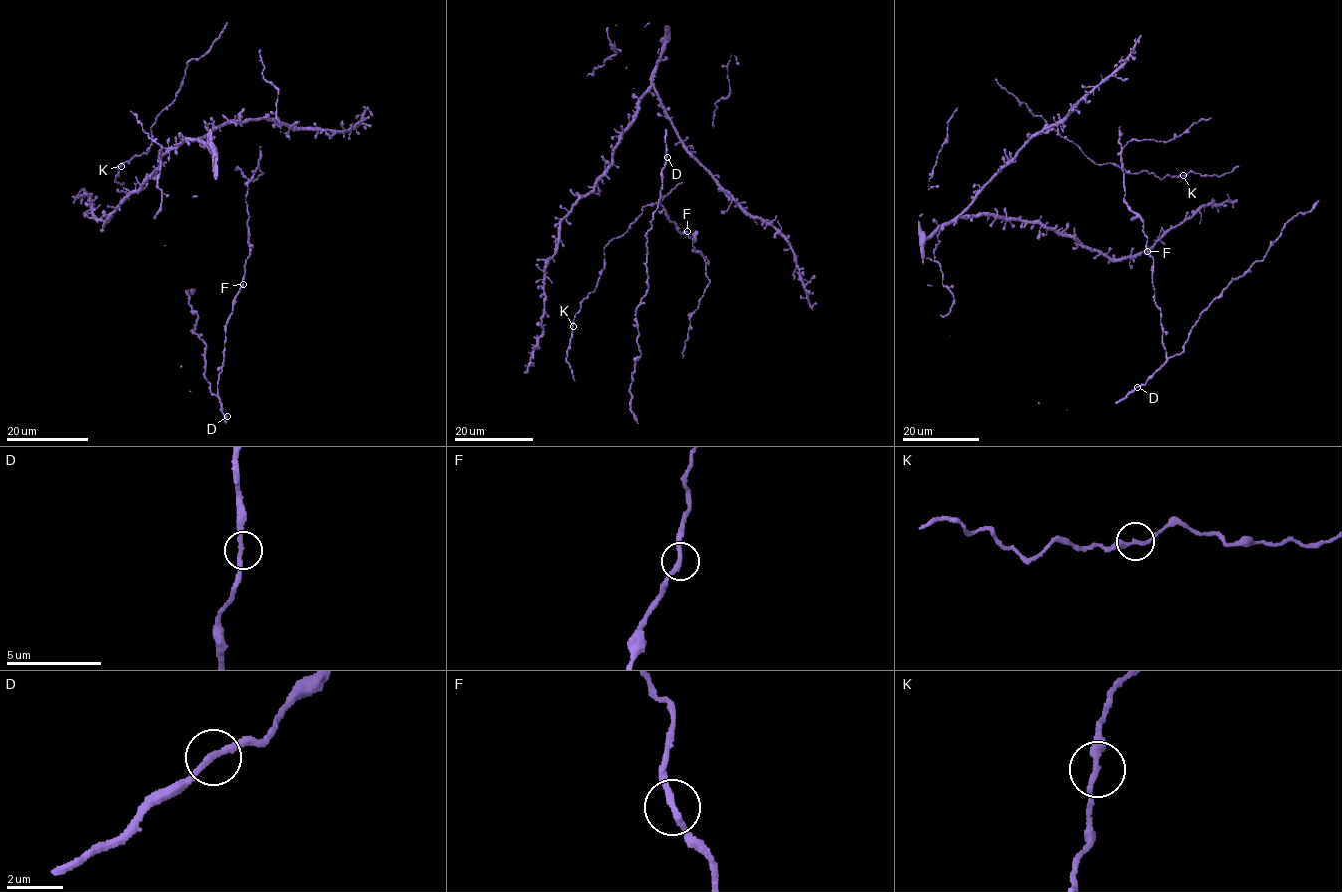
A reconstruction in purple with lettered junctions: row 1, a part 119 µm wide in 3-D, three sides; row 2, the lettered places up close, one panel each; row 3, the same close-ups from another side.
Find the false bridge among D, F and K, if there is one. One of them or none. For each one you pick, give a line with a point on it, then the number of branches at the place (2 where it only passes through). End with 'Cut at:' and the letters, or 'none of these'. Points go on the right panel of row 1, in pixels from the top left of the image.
Cut at: none of these

